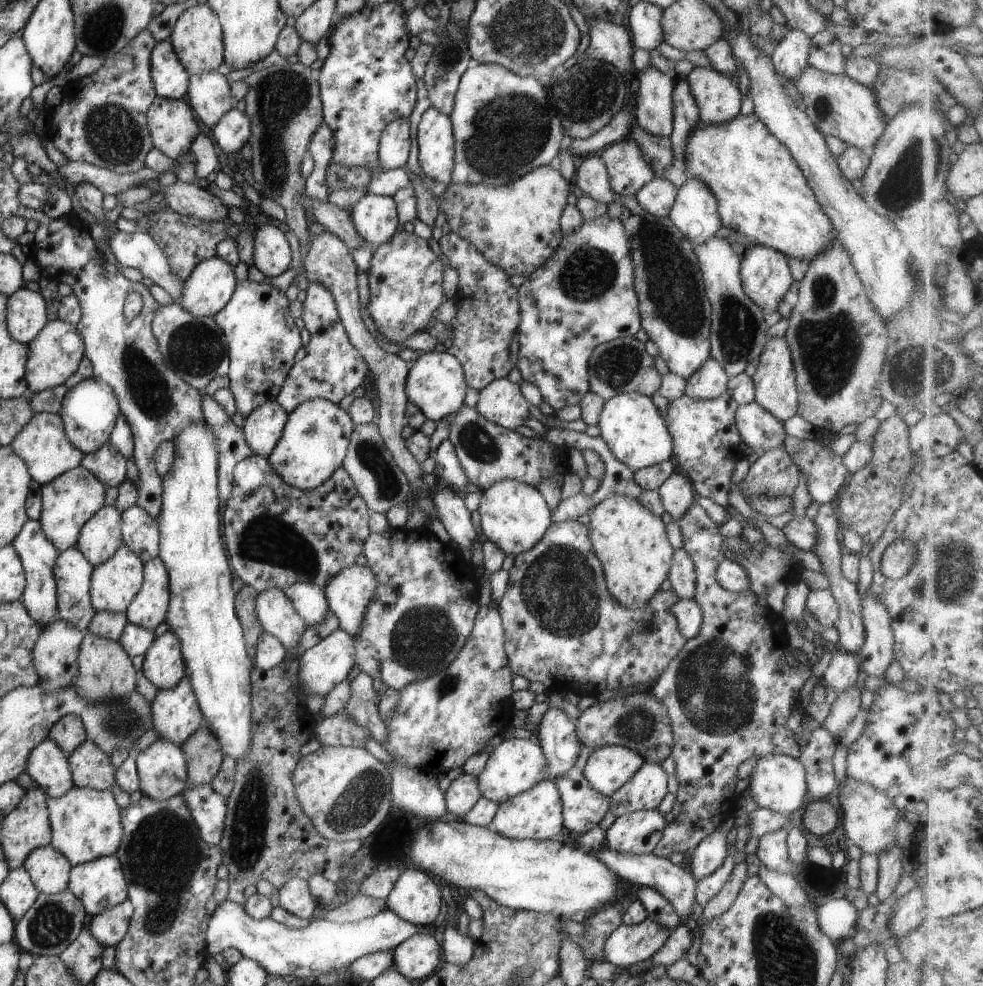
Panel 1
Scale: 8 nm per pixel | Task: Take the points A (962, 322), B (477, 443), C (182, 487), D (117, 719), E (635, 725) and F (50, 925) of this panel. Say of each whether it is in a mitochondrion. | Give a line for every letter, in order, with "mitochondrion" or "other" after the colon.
A: other
B: mitochondrion
C: other
D: mitochondrion
E: mitochondrion
F: mitochondrion

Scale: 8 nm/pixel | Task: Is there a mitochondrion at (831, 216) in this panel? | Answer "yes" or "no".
no

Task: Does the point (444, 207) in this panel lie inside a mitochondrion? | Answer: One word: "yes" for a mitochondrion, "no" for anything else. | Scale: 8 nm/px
no

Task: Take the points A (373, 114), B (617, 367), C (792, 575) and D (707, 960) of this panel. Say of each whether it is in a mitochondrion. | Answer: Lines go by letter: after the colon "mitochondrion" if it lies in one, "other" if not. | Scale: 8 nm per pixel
A: other
B: mitochondrion
C: other
D: other

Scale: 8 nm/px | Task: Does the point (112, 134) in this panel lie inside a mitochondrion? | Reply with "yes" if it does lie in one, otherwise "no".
yes

